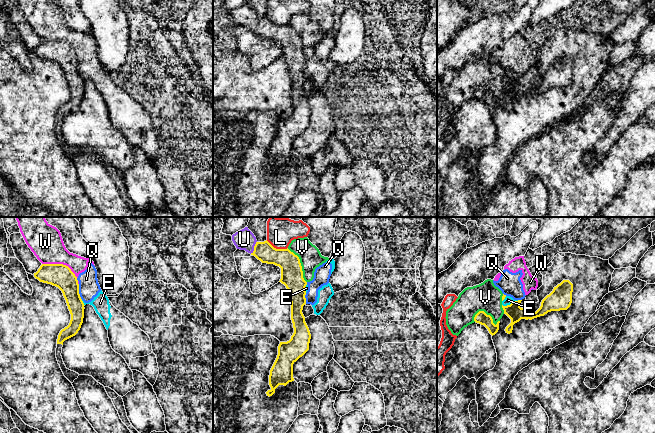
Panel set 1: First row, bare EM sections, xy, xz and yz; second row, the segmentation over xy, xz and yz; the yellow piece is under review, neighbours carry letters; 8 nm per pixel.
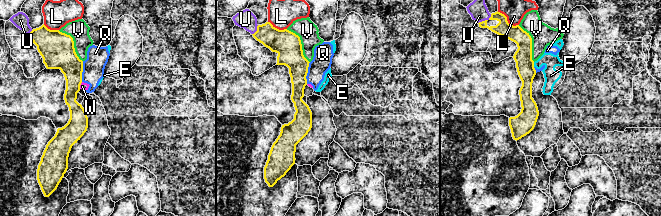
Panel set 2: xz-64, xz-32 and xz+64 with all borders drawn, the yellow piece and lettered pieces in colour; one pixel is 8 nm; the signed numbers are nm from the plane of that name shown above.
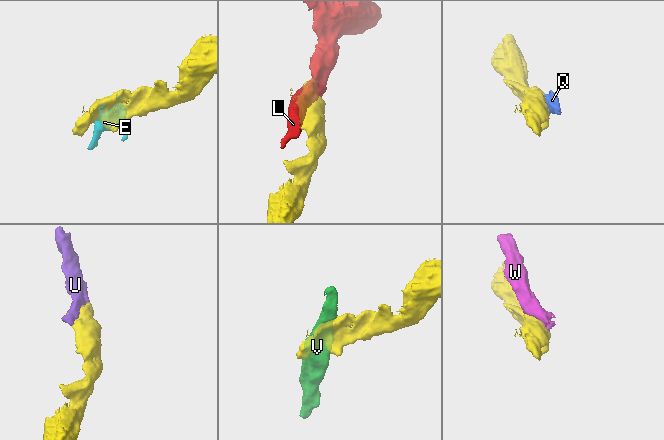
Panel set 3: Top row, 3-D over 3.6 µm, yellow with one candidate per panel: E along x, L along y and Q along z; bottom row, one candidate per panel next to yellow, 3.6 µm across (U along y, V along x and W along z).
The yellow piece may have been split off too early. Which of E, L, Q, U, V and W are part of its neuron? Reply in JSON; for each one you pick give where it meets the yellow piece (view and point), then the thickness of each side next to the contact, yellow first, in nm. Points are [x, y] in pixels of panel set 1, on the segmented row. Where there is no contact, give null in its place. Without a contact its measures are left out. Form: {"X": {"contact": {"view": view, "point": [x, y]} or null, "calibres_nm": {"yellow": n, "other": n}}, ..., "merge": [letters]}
{"U": {"contact": {"view": "xz", "point": [254, 247]}, "calibres_nm": {"yellow": 160, "other": 160}}, "merge": ["U"]}

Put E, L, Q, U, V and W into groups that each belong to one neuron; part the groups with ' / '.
E Q W / L / U / V

